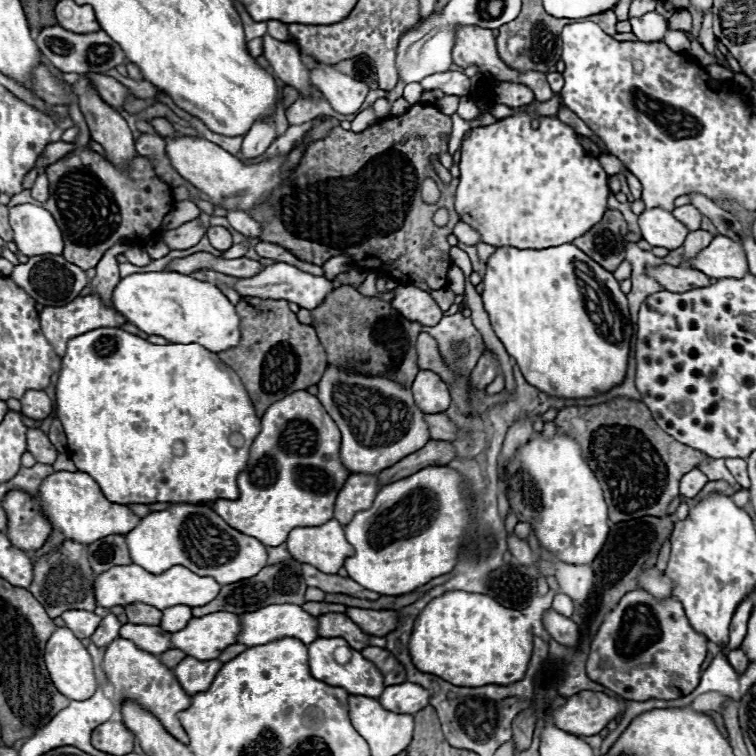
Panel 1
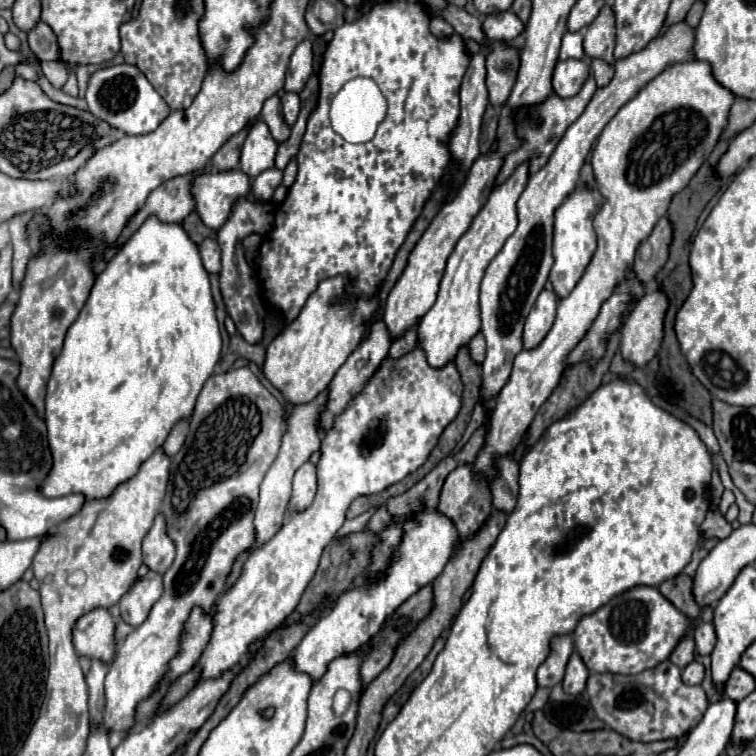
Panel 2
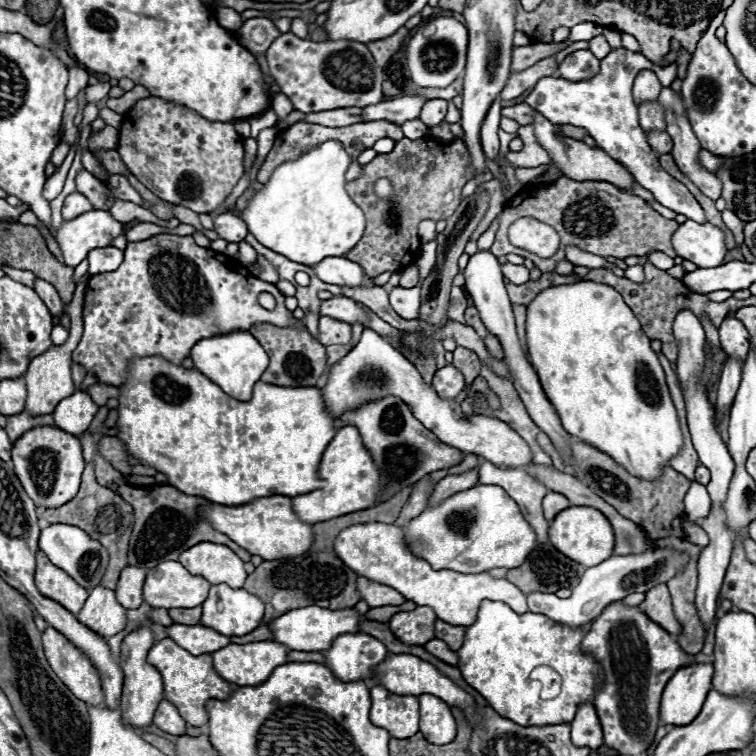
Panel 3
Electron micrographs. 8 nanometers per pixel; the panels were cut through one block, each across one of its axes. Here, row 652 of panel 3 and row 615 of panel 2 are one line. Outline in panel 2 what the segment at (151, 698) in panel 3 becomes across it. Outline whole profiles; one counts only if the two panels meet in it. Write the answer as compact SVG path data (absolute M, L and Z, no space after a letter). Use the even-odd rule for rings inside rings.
M148 572L144 578L138 578L120 600L122 620L130 626L140 626L148 618L150 608L160 600L162 592L162 576L158 572Z

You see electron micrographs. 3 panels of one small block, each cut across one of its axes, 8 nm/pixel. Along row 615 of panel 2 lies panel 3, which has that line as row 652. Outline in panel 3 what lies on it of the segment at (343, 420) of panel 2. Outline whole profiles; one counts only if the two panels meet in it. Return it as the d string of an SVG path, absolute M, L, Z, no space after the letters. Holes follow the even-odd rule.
M274 640L228 644L212 654L216 672L238 686L262 684L280 664L288 662L288 648Z

